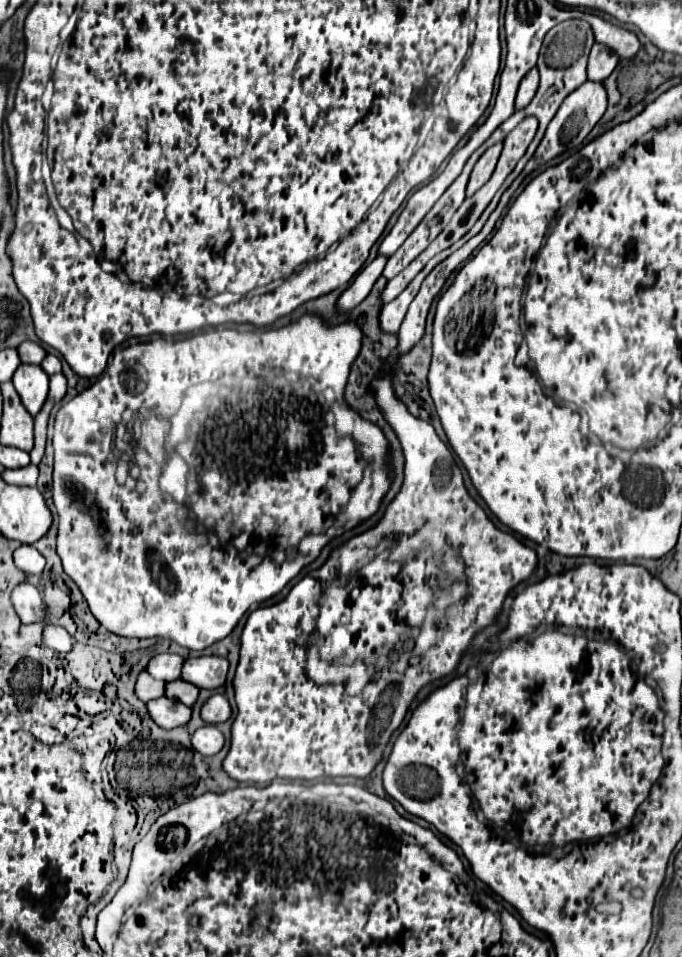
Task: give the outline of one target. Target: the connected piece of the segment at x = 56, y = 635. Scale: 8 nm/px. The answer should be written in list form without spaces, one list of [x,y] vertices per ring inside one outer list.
[[[48,624],[44,628],[44,642],[46,642],[46,646],[50,646],[58,652],[70,652],[72,644],[74,644],[74,638],[64,628]]]

